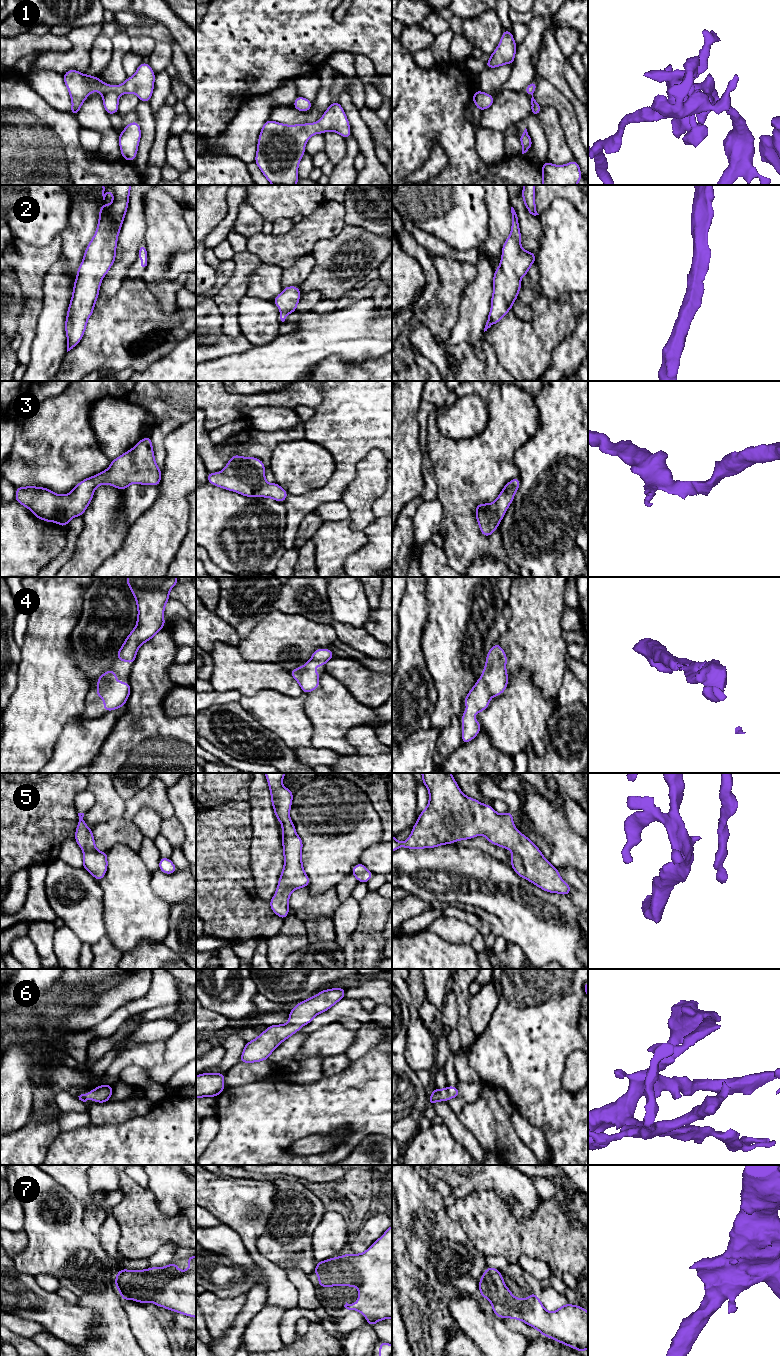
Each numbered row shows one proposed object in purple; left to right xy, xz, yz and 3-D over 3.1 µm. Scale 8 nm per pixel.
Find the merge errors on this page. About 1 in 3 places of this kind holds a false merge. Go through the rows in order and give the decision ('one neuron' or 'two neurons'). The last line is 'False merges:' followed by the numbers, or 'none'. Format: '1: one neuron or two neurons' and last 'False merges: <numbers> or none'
1: one neuron
2: one neuron
3: one neuron
4: one neuron
5: one neuron
6: one neuron
7: one neuron
False merges: none

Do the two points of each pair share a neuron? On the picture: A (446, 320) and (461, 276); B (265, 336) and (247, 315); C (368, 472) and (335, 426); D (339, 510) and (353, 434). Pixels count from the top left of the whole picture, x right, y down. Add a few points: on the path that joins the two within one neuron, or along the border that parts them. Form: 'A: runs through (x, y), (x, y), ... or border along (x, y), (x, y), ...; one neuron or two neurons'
A: runs through (446, 309), (446, 301), (451, 287); one neuron
B: runs through (263, 331), (252, 320); one neuron
C: border along (380, 449), (357, 463), (351, 481); two neurons
D: border along (340, 501), (327, 501), (317, 507); two neurons

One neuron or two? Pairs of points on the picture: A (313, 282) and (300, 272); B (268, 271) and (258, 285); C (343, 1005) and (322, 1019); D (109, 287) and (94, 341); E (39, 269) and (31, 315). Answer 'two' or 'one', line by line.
A: two
B: one
C: one
D: two
E: one

